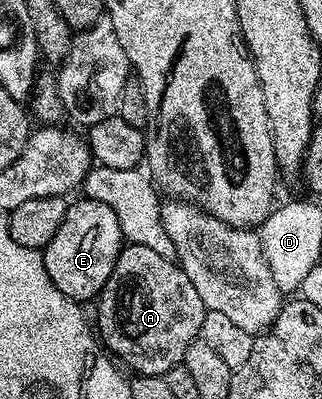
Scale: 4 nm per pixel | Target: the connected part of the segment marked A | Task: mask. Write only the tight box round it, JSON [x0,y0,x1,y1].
[97,243,208,376]

